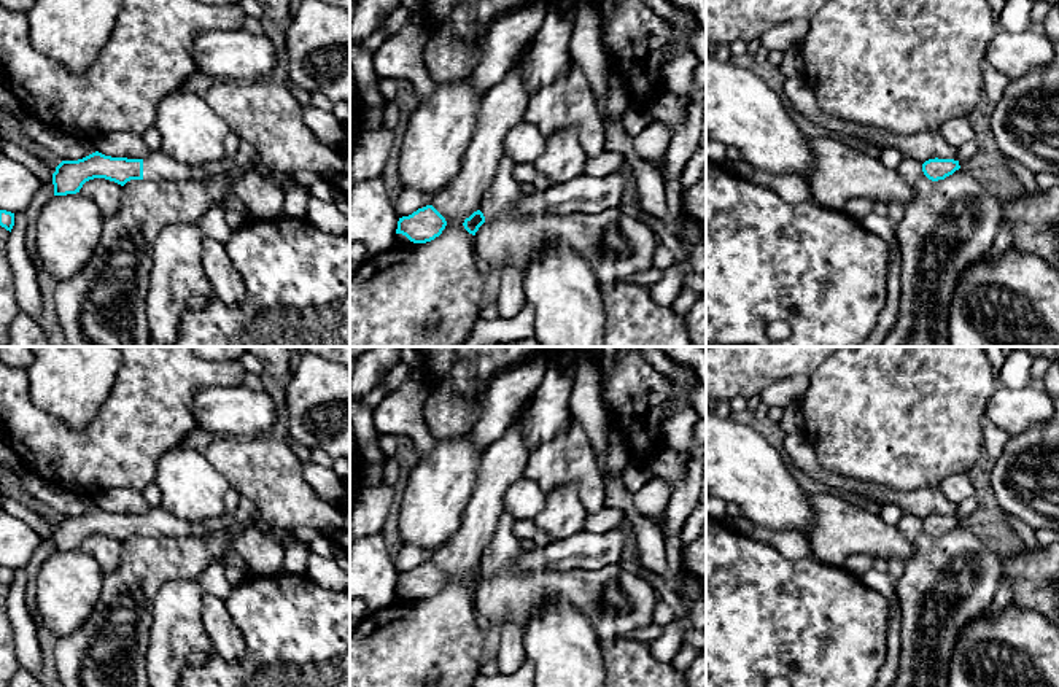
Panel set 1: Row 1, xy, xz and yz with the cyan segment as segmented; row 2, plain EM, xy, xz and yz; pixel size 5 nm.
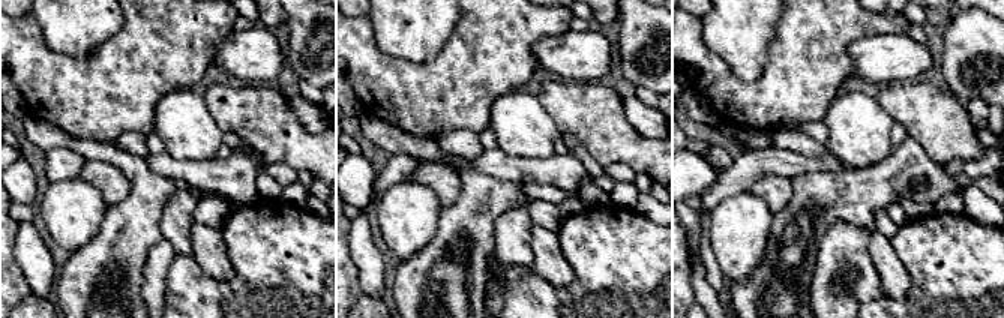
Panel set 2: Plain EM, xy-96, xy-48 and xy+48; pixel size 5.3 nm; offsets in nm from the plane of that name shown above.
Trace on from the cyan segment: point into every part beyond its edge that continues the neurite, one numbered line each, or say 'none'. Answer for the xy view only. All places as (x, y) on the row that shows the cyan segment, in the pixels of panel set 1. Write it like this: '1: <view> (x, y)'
1: xy (158, 167)

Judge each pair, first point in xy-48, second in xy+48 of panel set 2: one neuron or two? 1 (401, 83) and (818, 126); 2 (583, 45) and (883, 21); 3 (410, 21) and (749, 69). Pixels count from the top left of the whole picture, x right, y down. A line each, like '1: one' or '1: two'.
1: two
2: two
3: one

